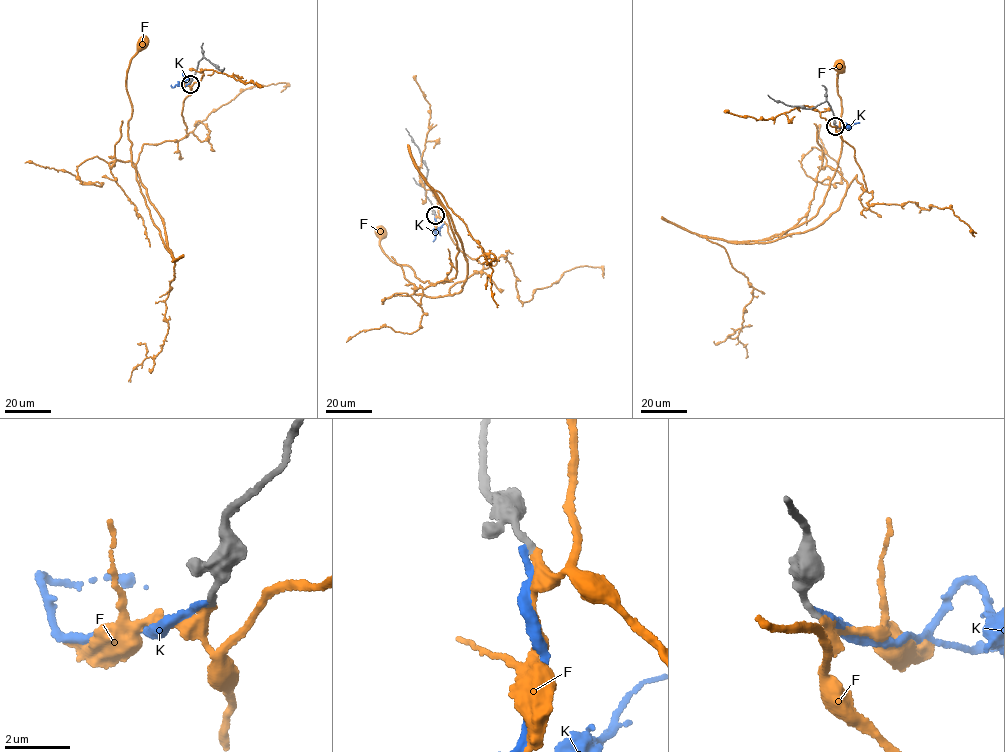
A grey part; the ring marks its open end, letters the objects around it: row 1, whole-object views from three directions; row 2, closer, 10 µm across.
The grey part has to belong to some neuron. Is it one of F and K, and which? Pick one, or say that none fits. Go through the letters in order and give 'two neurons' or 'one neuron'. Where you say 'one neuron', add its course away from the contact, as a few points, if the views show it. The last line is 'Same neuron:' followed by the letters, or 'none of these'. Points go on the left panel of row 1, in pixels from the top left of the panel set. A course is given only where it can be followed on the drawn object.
F: one neuron | via (190, 83), (182, 113), (186, 135), (143, 144), (136, 165), (171, 253), (131, 161), (126, 80), (143, 42)
K: two neurons
Same neuron: F

